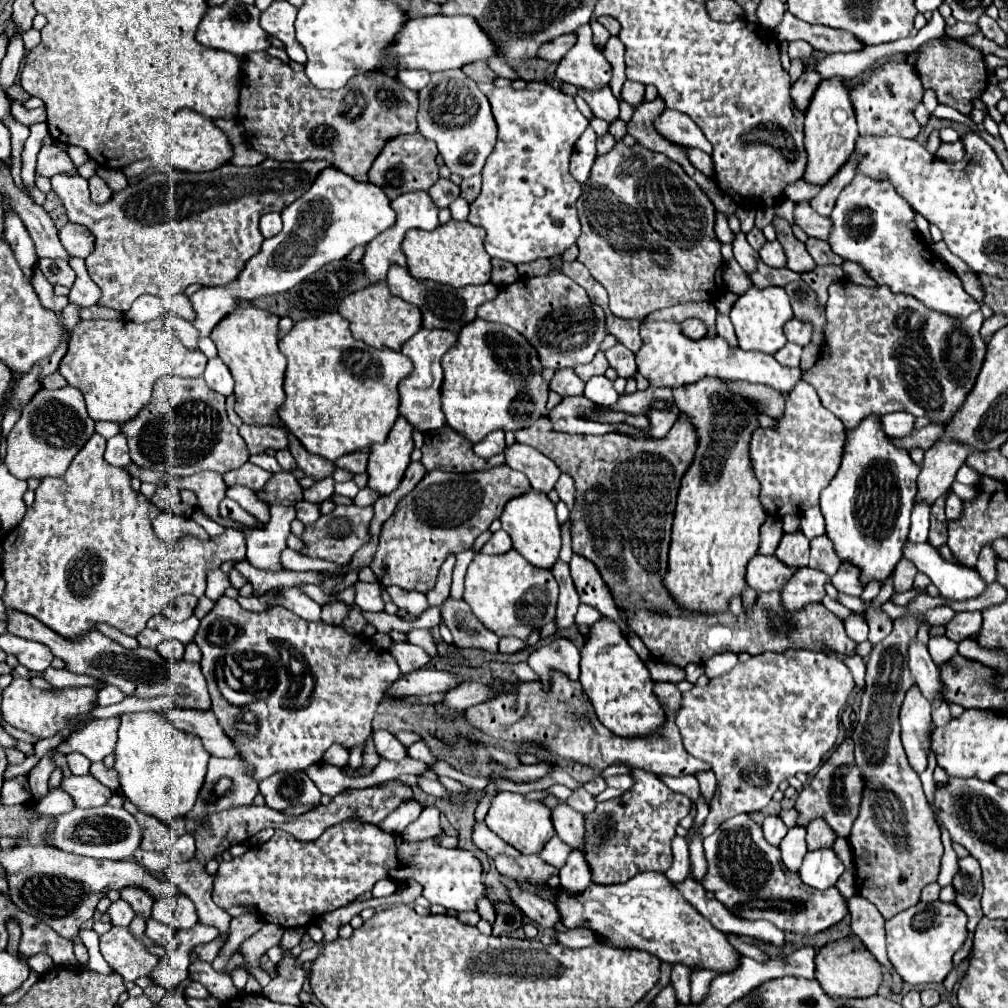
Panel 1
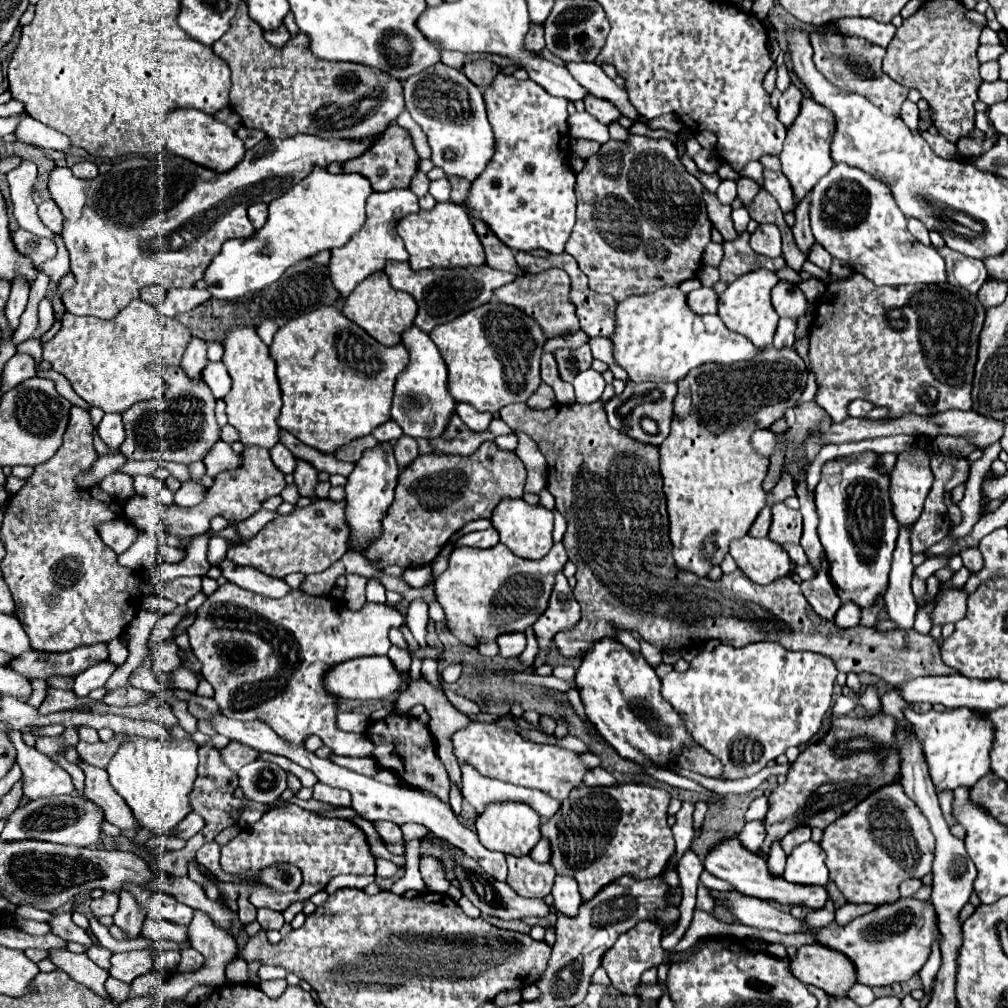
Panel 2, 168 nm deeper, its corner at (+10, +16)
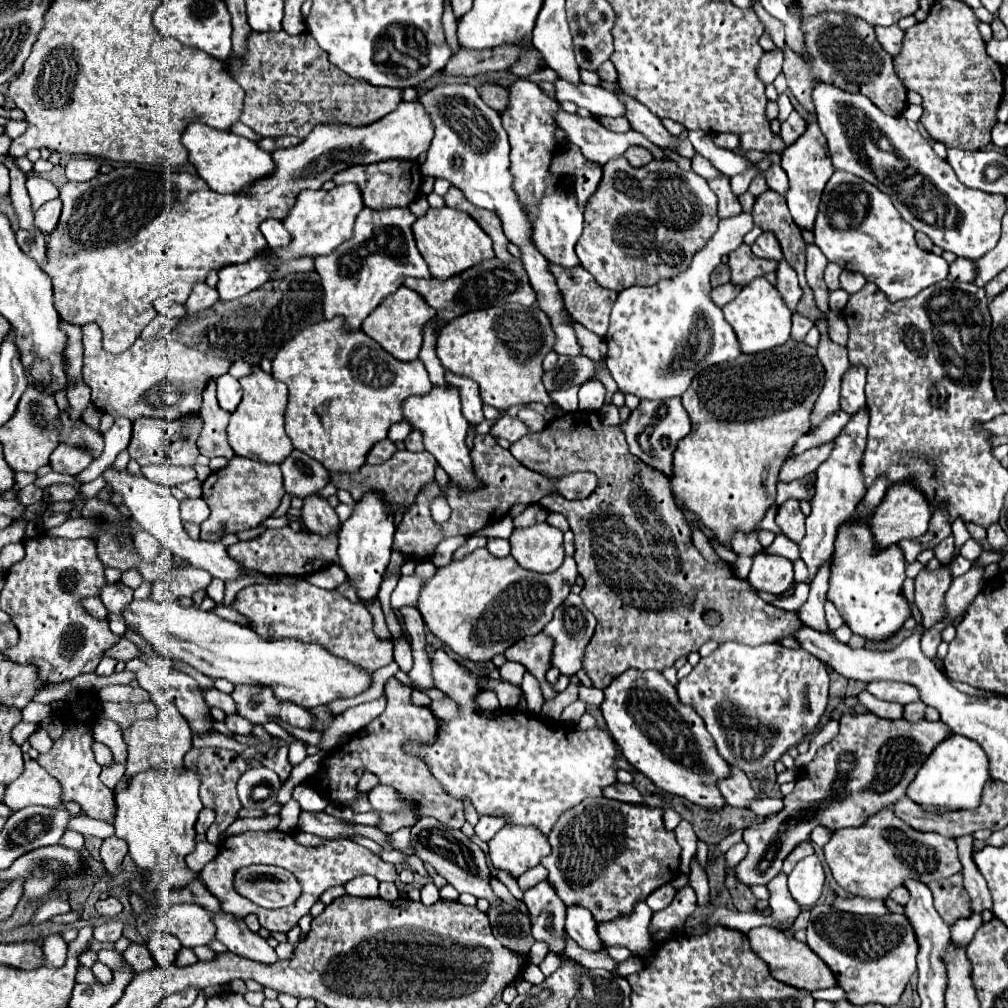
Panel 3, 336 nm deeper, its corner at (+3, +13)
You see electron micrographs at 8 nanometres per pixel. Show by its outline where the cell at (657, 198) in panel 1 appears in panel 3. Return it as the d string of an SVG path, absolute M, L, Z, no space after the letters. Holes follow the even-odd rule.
M626 157L610 159L602 167L602 183L592 195L584 211L584 233L576 245L580 265L592 273L596 283L604 289L622 291L632 285L652 285L660 279L674 277L682 273L694 253L706 245L706 241L716 233L718 227L718 201L714 191L708 187L706 179L694 171L682 171L674 161L650 161L648 165L636 169Z

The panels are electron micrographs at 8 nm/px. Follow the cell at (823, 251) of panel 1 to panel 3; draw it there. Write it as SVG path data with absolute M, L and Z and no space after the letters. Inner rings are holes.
M828 263L826 273L824 273L824 281L826 281L828 289L832 289L832 291L834 291L834 289L840 289L840 281L838 281L840 271L842 271L840 265L836 265L836 263Z

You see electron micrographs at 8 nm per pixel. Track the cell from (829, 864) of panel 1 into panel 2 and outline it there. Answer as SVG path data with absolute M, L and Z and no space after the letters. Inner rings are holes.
M805 842L797 846L787 856L787 866L783 872L785 880L795 884L819 884L825 886L829 882L829 870L825 866L825 850L819 842Z

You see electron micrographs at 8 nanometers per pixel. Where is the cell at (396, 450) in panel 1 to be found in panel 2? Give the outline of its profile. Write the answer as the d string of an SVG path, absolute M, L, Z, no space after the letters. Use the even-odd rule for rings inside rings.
M381 442L375 448L369 448L363 452L359 462L355 462L355 470L351 472L347 486L345 486L345 502L347 502L347 524L351 528L351 540L357 542L363 550L369 546L373 538L381 534L381 518L385 516L385 510L393 502L393 490L397 484L399 466L393 456L393 446L389 442Z

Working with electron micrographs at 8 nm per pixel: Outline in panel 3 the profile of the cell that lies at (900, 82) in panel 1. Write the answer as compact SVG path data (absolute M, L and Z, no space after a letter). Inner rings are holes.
M814 15L812 19L802 19L804 43L810 61L806 61L800 53L792 51L792 47L784 45L784 65L782 73L788 81L788 89L798 99L800 105L812 105L812 87L816 83L830 83L848 93L866 95L882 113L898 117L906 107L906 87L900 83L892 55L888 55L874 33L874 27L864 23L862 19L850 15Z

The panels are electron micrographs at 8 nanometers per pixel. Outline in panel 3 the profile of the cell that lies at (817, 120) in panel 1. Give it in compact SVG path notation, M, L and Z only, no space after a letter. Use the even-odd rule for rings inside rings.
M810 123L808 129L804 131L804 135L794 145L784 149L784 153L782 153L782 169L788 175L788 185L790 187L788 187L788 193L786 193L786 201L788 201L788 209L792 213L792 219L796 221L796 225L800 229L812 231L824 185L834 173L832 161L828 159L828 147L824 143L824 135L822 135L818 123Z

